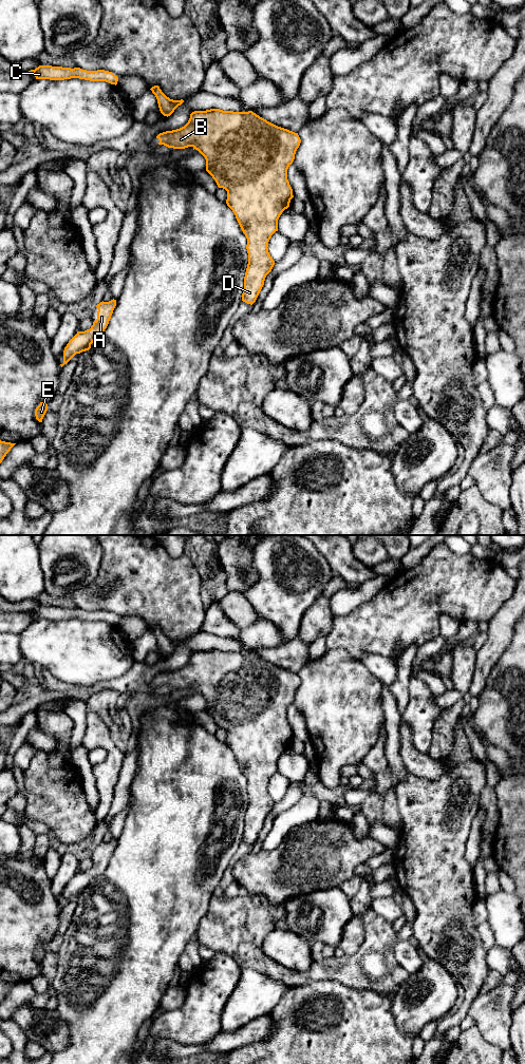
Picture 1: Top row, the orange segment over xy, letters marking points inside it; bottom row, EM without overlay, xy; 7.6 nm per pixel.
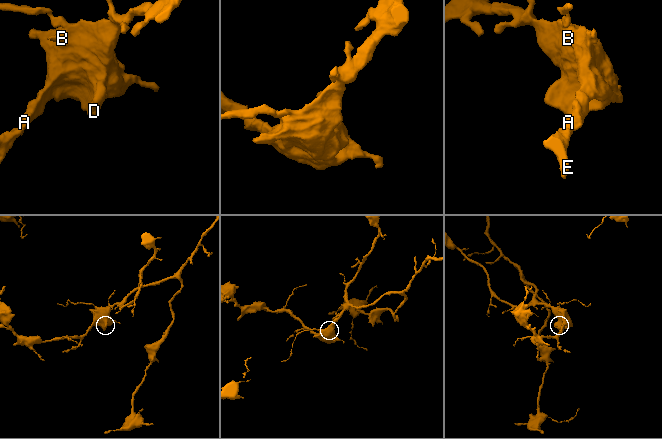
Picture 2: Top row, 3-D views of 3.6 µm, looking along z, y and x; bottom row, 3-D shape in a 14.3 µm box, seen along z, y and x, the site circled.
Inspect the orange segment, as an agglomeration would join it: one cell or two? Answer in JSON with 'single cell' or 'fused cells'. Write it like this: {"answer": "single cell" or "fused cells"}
{"answer": "single cell"}

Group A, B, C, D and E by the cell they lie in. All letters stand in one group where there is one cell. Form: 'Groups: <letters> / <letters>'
Groups: A B C D E

